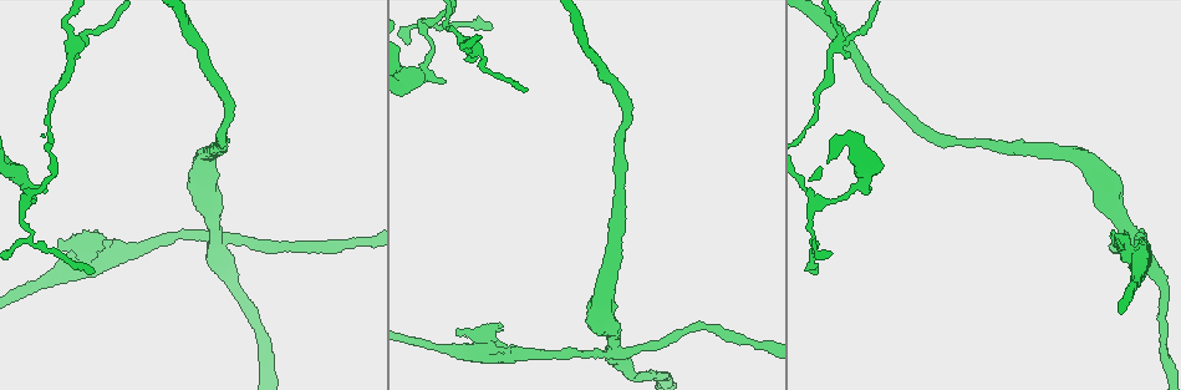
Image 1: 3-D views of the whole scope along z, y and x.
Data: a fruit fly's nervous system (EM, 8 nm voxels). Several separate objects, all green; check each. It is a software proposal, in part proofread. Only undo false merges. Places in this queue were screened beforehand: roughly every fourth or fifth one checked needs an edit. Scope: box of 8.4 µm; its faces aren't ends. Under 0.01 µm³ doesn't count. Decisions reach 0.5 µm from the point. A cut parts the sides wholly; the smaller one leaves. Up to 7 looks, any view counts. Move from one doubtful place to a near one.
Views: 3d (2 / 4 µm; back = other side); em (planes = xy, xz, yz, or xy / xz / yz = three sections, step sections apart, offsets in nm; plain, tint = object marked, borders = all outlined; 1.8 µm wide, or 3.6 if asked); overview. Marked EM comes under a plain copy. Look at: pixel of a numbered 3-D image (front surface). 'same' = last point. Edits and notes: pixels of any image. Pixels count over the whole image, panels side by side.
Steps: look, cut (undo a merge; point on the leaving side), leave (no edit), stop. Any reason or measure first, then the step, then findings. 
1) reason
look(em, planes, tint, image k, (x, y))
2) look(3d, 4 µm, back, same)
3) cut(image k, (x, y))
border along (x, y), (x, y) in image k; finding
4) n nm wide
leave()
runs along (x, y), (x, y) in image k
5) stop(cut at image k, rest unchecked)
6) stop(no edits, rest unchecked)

three arms meet
look(3d, 4 µm, back, image 1, (816, 202))

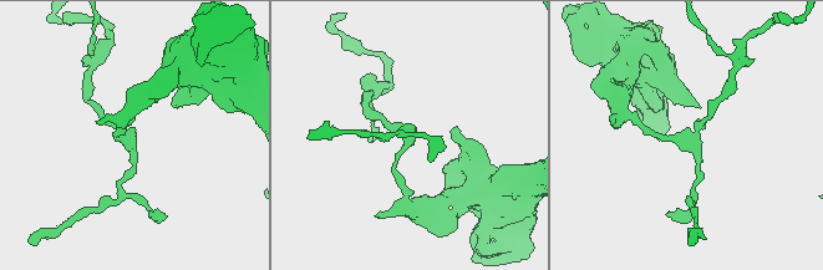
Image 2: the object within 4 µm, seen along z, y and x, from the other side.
3 arms
look(em, planes, tint, image 2, (692, 137))

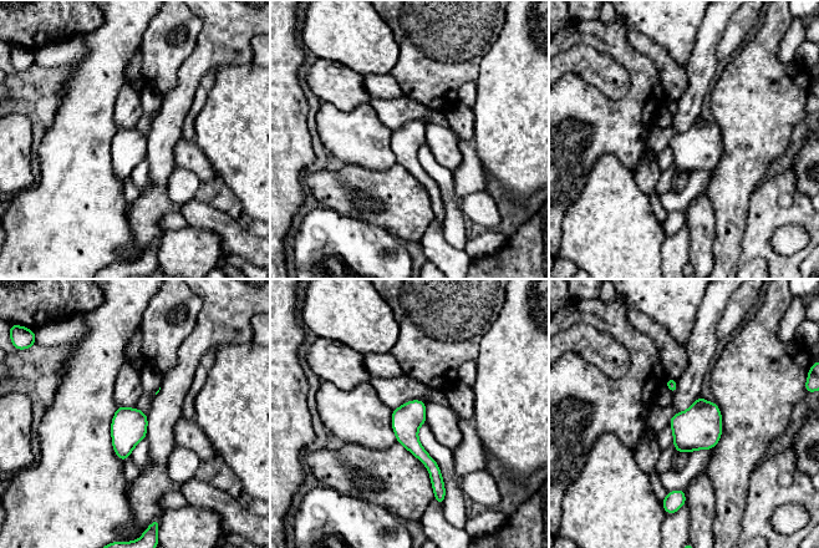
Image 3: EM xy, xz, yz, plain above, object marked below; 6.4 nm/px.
190 nm wide
leave()
runs along (411, 404), (411, 442), (436, 488) in image 3; one neuron here

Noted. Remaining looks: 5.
calibre changes
look(3d, 4 µm, image 1, (489, 354))

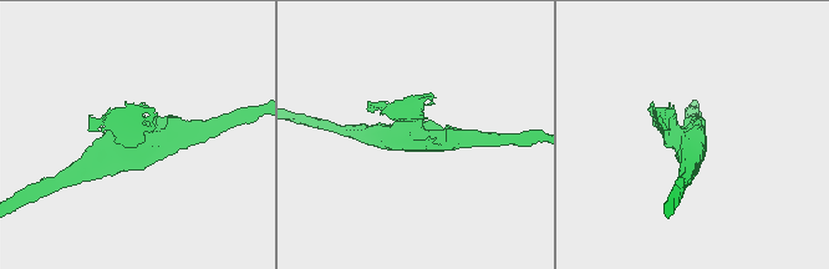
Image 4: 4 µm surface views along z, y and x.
3 arms; arms of 220, 280, 280 nm
look(em, 3.6 µm, xy, step 8, tint, image 4, (410, 135))

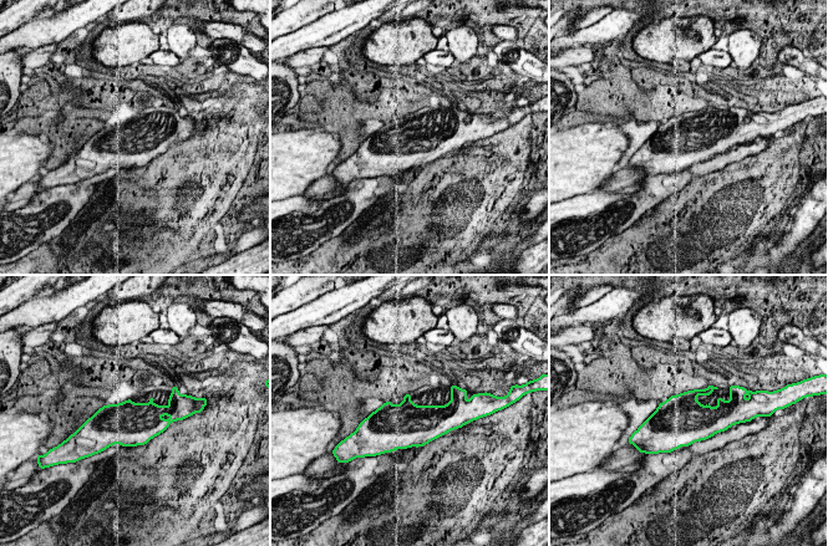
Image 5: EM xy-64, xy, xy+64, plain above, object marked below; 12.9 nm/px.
another direction
look(em, 3.6 µm, planes, tint, same)

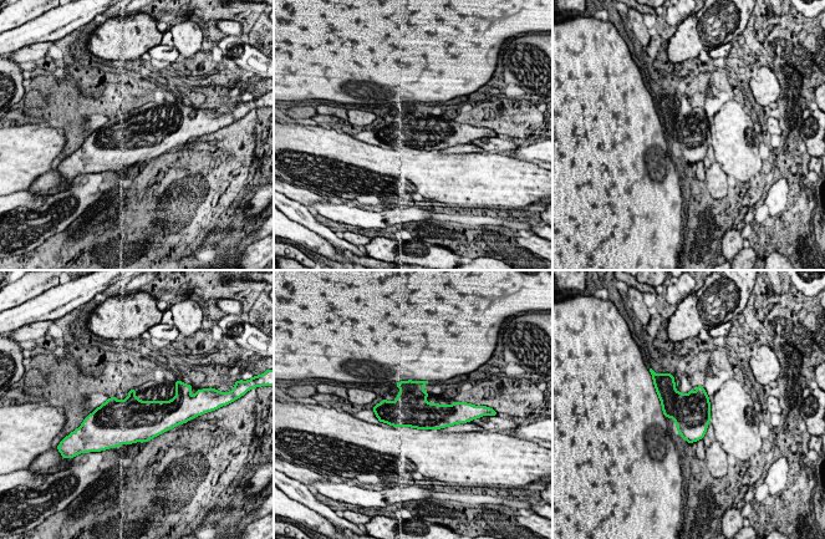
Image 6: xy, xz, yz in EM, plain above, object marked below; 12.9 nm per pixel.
480 nm wide
leave()
one neuron here

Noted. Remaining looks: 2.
calibre changes
look(em, planes, tint, image 1, (215, 238))

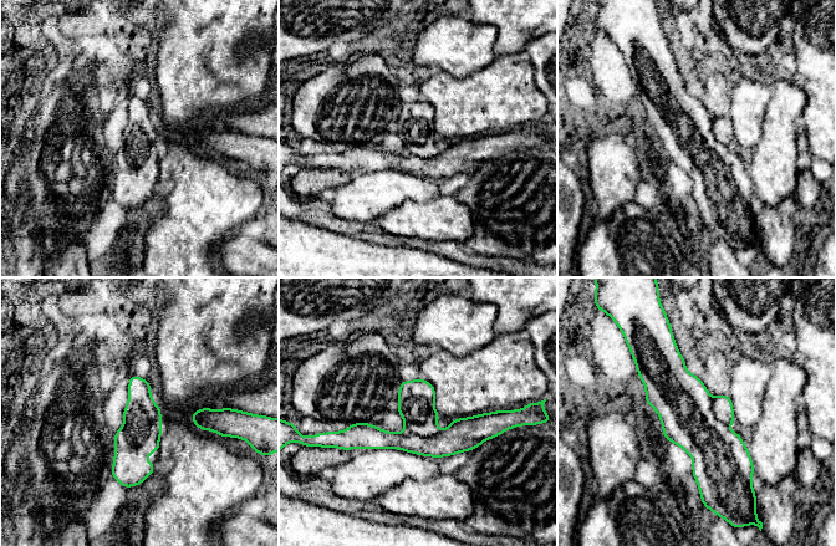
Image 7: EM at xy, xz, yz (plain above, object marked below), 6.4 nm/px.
cut(image 7, (462, 434))
the part that leaves runs along (493, 416), (444, 444), (346, 435) in image 7; two neurons meet here

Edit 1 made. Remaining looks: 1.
stop(cut at image 7, rest unchecked)

